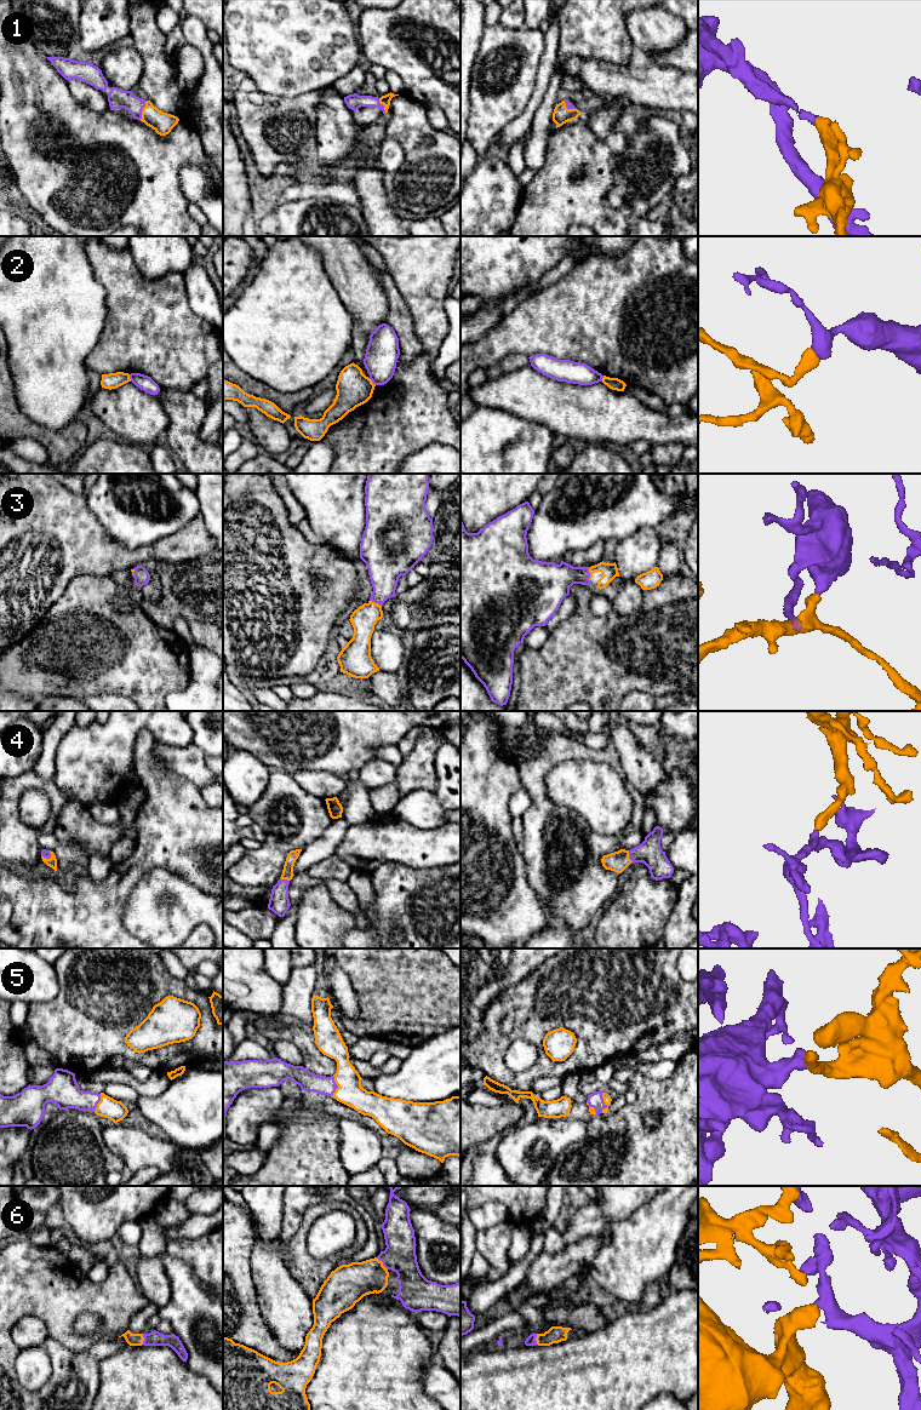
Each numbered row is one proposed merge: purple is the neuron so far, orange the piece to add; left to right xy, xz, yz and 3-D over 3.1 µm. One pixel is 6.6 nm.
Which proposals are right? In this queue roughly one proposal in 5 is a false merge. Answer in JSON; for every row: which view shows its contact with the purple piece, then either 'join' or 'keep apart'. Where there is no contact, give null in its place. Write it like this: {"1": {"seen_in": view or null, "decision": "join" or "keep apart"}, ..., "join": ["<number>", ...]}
{"1": {"seen_in": "xy", "decision": "join"}, "2": {"seen_in": "xz", "decision": "keep apart"}, "3": {"seen_in": "yz", "decision": "join"}, "4": {"seen_in": "yz", "decision": "join"}, "5": {"seen_in": "yz", "decision": "join"}, "6": {"seen_in": "xz", "decision": "join"}, "join": ["1", "3", "4", "5", "6"]}

